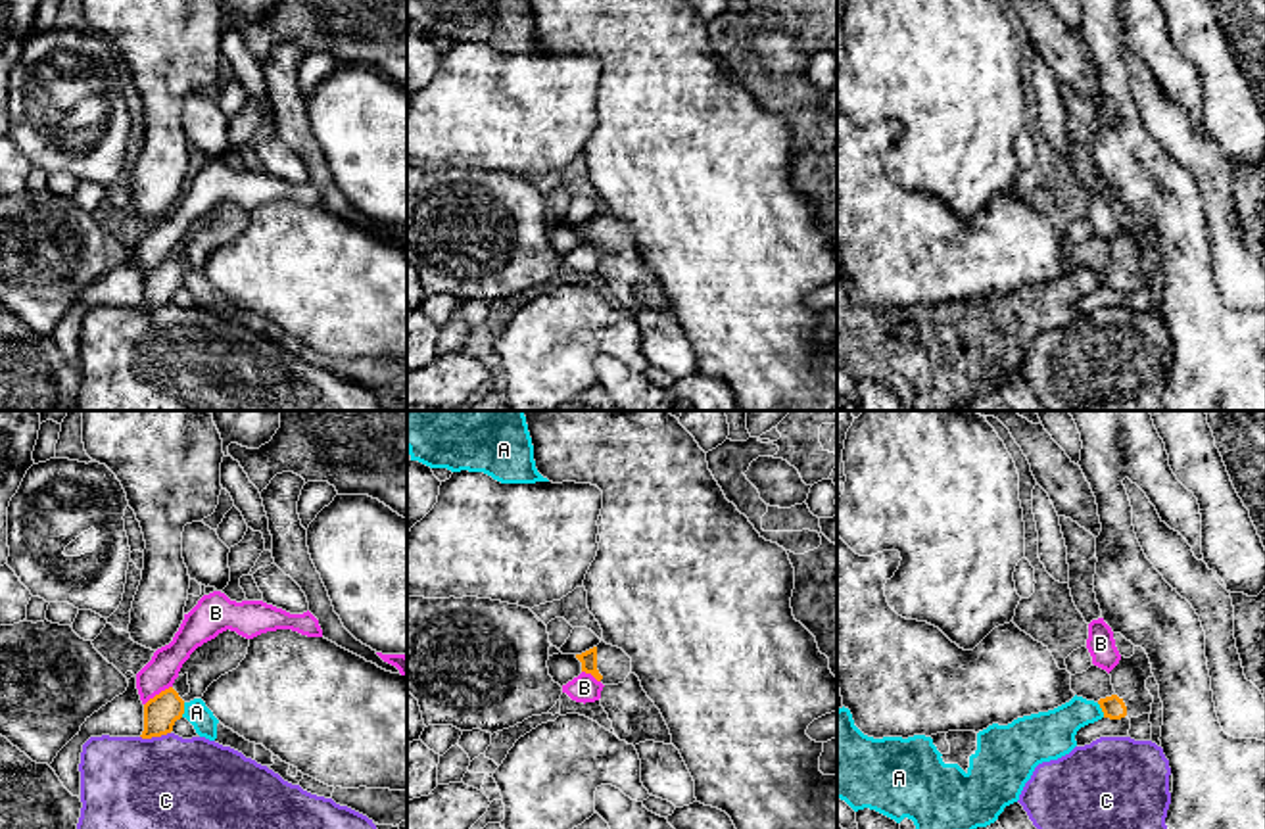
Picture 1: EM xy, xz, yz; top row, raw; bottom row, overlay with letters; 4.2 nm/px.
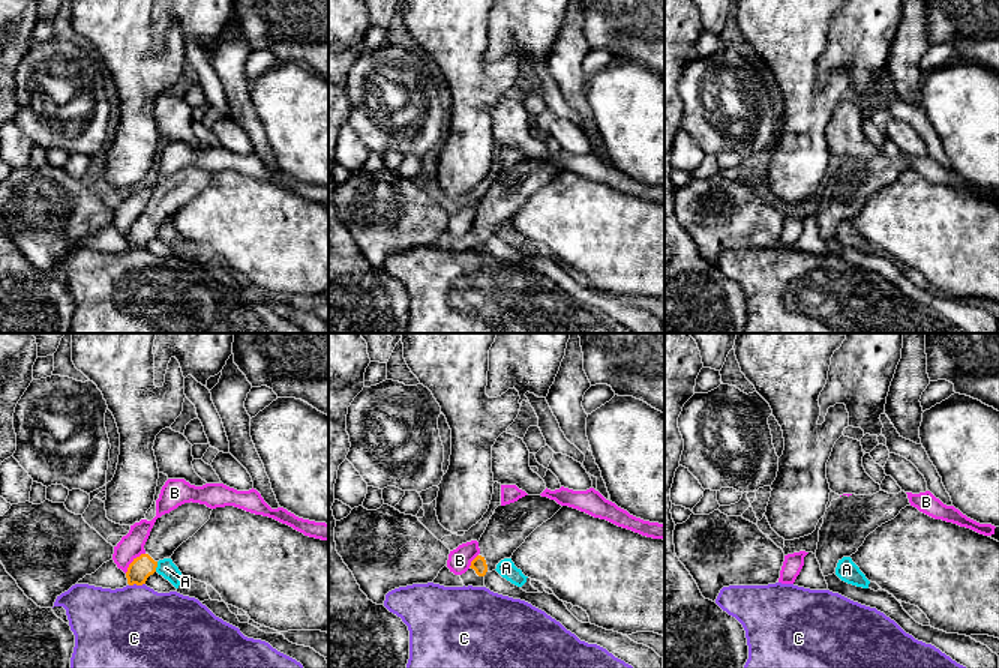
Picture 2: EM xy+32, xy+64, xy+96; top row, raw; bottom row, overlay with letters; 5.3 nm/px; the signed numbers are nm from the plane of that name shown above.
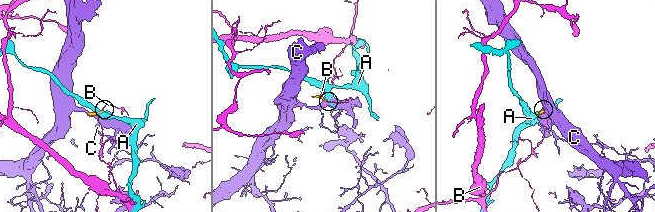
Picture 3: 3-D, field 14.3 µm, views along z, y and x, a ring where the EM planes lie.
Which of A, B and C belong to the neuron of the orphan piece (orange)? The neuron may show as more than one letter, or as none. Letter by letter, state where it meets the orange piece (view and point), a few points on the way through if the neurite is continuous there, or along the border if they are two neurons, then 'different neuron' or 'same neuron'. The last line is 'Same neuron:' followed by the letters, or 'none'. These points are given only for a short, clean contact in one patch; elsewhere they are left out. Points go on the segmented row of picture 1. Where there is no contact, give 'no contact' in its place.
A: meets orange in xy at (183, 710); border along xy (185, 703), (181, 716); different neuron
B: meets orange in xy at (160, 693); border along xy (171, 686), (144, 705); different neuron
C: meets orange in xy at (154, 735); border along xy (169, 732), (158, 737), (141, 737); different neuron
Same neuron: none

